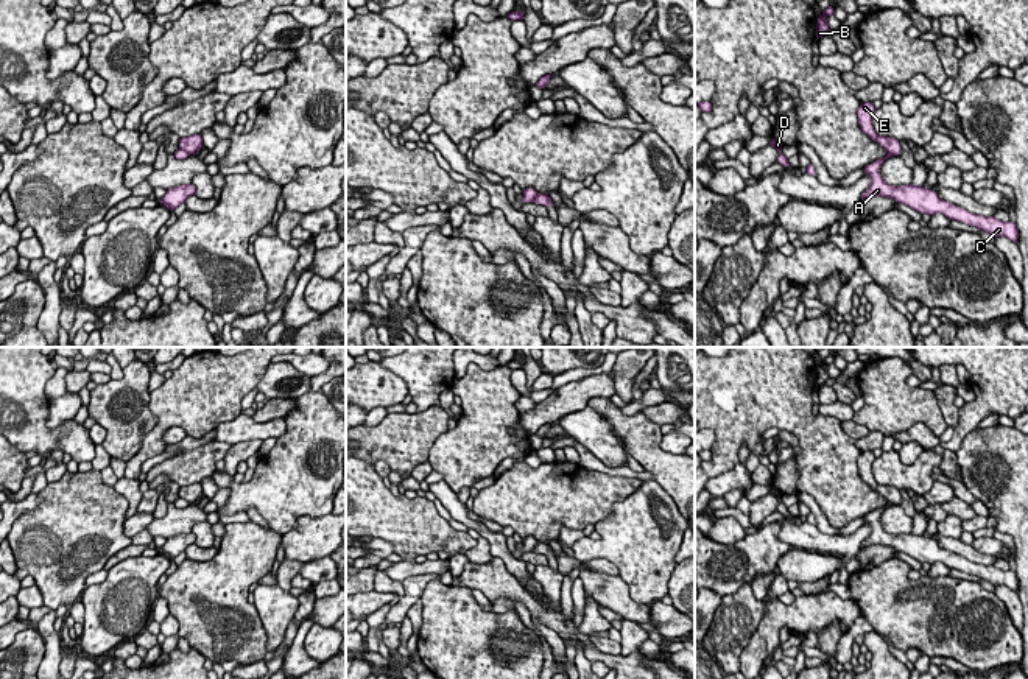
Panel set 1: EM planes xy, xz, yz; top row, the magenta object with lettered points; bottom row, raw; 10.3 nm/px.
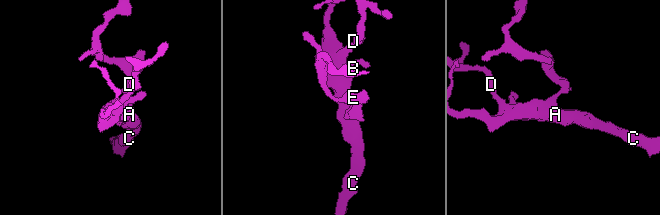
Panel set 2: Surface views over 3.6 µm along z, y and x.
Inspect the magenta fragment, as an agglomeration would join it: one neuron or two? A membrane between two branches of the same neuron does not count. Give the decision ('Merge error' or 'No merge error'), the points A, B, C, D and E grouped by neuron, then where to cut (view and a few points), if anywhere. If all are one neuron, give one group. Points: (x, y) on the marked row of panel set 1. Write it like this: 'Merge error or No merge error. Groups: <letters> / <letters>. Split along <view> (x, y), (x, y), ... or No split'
Merge error. Groups: A C D / B E. Split along xz (538, 193), (533, 201)

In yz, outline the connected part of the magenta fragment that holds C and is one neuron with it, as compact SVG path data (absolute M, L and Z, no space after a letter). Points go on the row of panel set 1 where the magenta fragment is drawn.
M886 153L885 157L877 159L875 162L864 167L864 174L871 178L869 188L861 195L861 199L871 196L885 196L891 198L899 204L905 204L921 213L935 215L942 213L949 220L956 220L964 224L978 227L980 230L989 232L992 237L1006 237L1011 241L1017 243L1019 230L1012 221L1000 221L995 216L981 216L970 213L969 210L958 207L949 201L944 201L931 188L924 188L921 185L891 185L886 184L880 174L882 164L892 157L894 154Z

